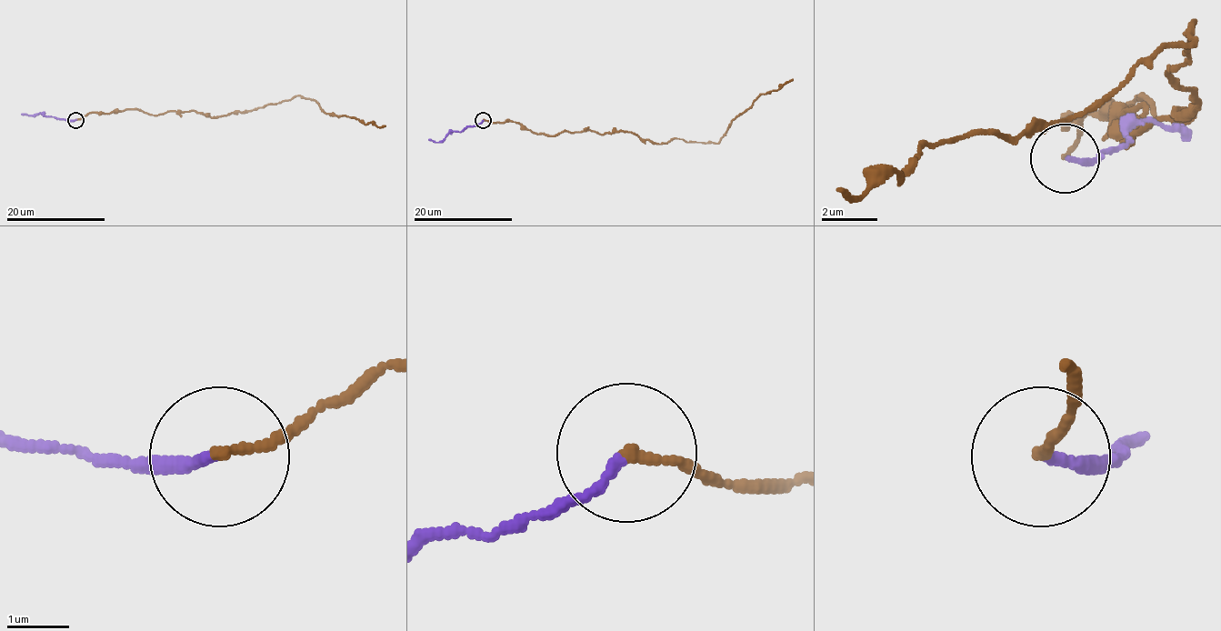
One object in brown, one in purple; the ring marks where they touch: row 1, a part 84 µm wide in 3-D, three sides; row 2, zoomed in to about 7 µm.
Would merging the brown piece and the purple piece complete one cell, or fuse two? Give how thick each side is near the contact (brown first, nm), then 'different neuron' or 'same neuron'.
calibres 170 and 160 nm; same neuron

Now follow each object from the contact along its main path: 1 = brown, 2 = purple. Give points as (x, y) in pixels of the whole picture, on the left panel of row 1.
1: (75, 120), (130, 109), (156, 115), (195, 110), (218, 117), (297, 95), (314, 99), (325, 113), (385, 125)
2: (75, 120), (57, 119), (38, 113), (21, 114)

